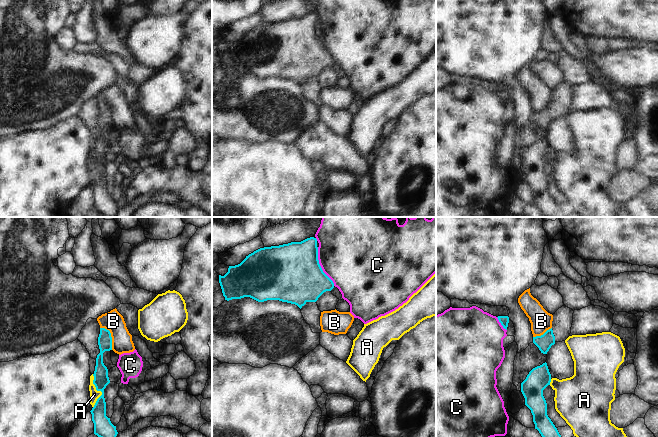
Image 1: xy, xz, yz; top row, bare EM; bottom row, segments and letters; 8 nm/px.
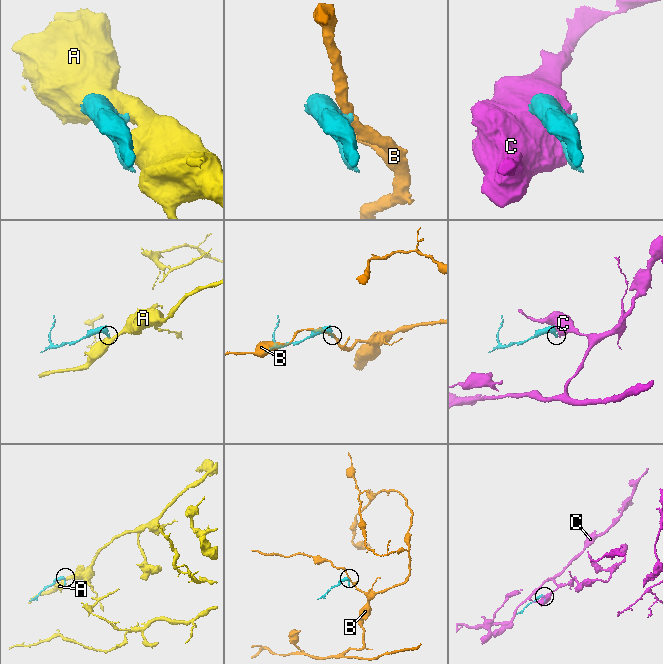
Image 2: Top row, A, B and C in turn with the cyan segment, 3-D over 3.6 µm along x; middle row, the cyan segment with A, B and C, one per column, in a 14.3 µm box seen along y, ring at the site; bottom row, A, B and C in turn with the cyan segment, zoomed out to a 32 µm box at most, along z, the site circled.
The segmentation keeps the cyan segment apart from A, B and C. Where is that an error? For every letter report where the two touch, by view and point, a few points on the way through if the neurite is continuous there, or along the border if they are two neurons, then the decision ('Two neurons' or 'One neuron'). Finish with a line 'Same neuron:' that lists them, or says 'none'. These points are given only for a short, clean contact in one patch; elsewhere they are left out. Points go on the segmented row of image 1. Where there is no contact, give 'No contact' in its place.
A: Touches cyan at xy (99, 390). Boundary: xy (92, 374), (93, 384), (101, 392), (93, 407). Two neurons
B: Touches cyan at xy (110, 336). Boundary: xy (100, 327), (104, 327), (109, 331), (112, 349). Two neurons
C: Touches cyan at xz (320, 266). Boundary: xz (317, 247), (318, 263), (334, 285). Two neurons
Same neuron: none

